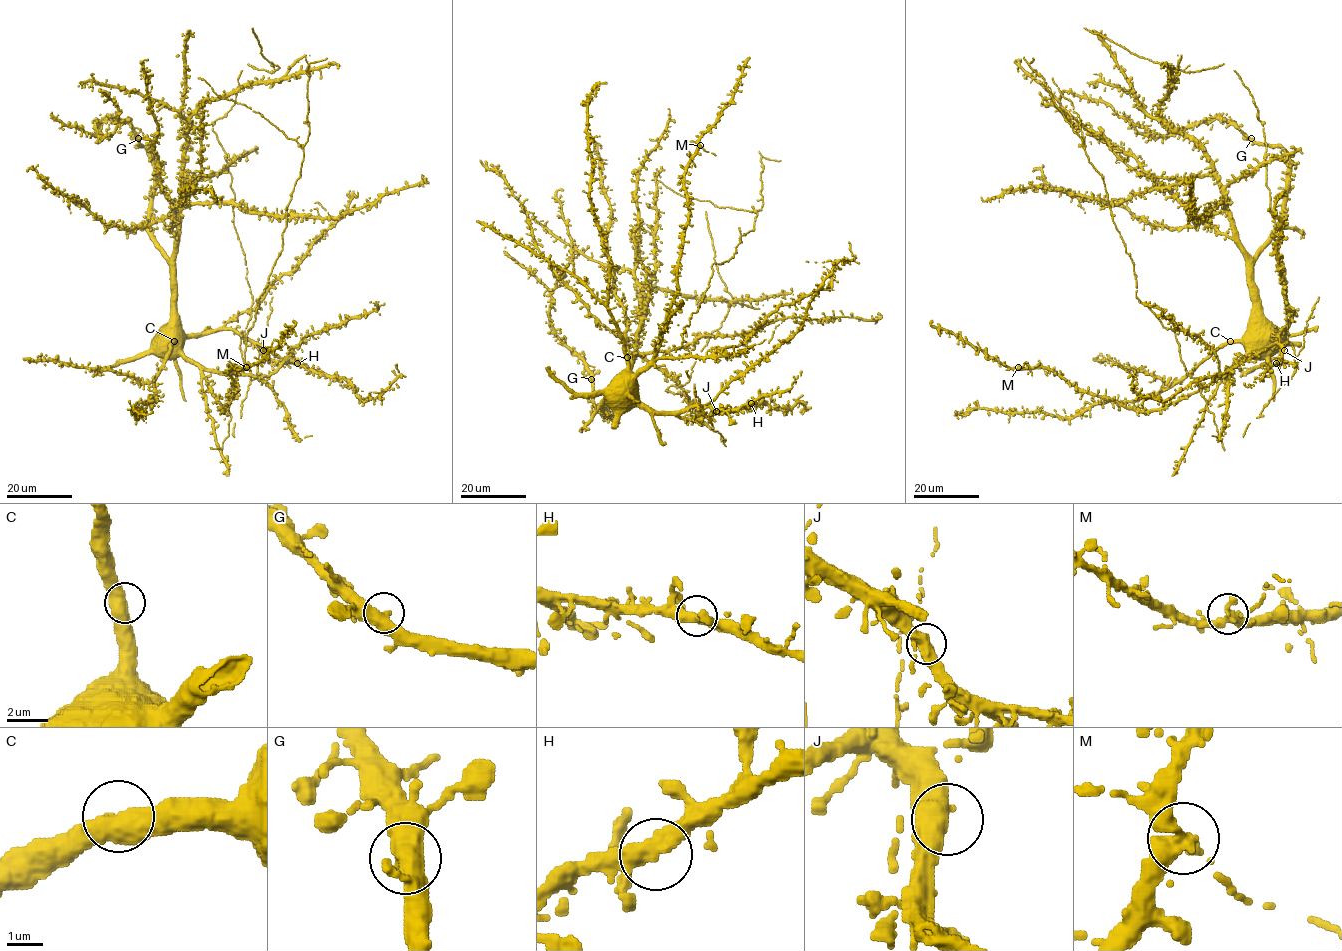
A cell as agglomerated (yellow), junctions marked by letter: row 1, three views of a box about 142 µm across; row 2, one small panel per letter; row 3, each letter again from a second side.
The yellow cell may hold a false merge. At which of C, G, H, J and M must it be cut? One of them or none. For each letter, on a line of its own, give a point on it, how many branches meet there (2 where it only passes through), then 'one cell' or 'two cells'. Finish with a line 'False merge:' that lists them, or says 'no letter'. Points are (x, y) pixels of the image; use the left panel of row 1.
C: (174, 341) | 2 | one cell
G: (138, 138) | 2 | one cell
H: (297, 363) | 2 | one cell
J: (263, 350) | 2 | one cell
M: (246, 367) | 2 | one cell
False merge: no letter

